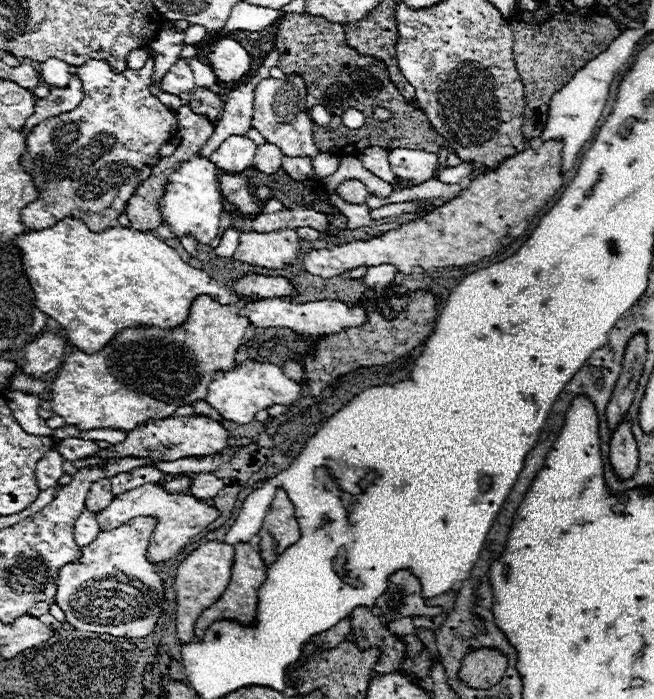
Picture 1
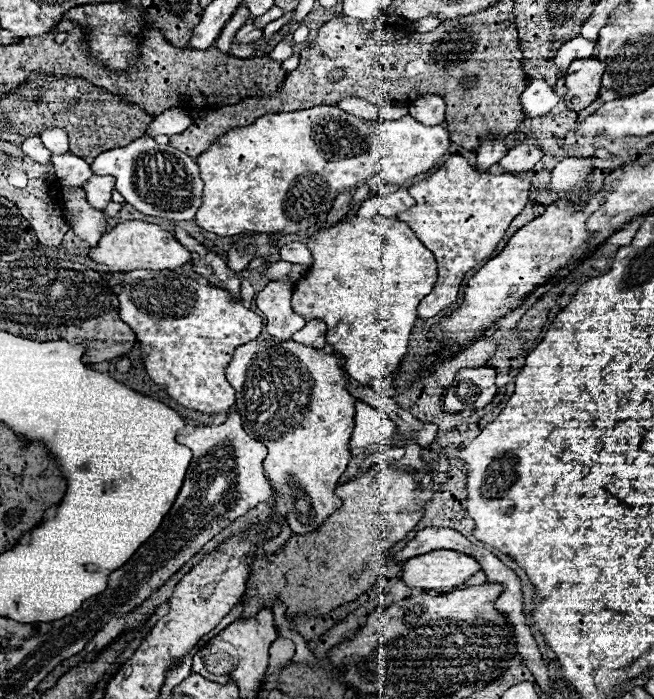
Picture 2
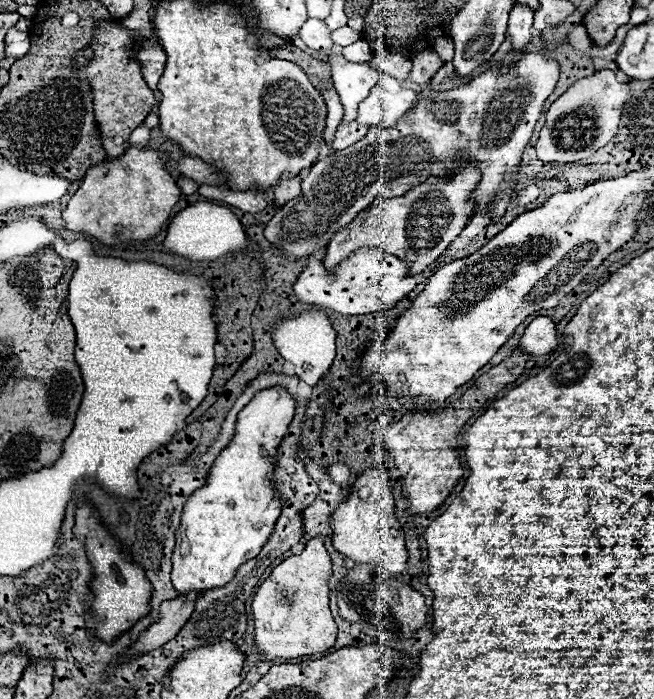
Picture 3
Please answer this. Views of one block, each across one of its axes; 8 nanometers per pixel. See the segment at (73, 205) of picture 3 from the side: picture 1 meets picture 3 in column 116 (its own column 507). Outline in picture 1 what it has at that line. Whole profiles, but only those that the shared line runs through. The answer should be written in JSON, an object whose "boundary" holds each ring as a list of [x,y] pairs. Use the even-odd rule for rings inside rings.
{"boundary":[[[546,140],[540,148],[526,148],[500,162],[494,170],[474,178],[456,198],[444,202],[422,218],[406,222],[396,230],[388,230],[370,240],[352,240],[332,248],[308,250],[302,266],[306,272],[320,278],[340,276],[342,272],[358,266],[380,264],[392,264],[400,272],[410,274],[414,266],[424,270],[464,266],[490,256],[518,238],[528,228],[534,214],[542,210],[544,204],[562,188],[560,154],[562,142],[558,140]]]}

